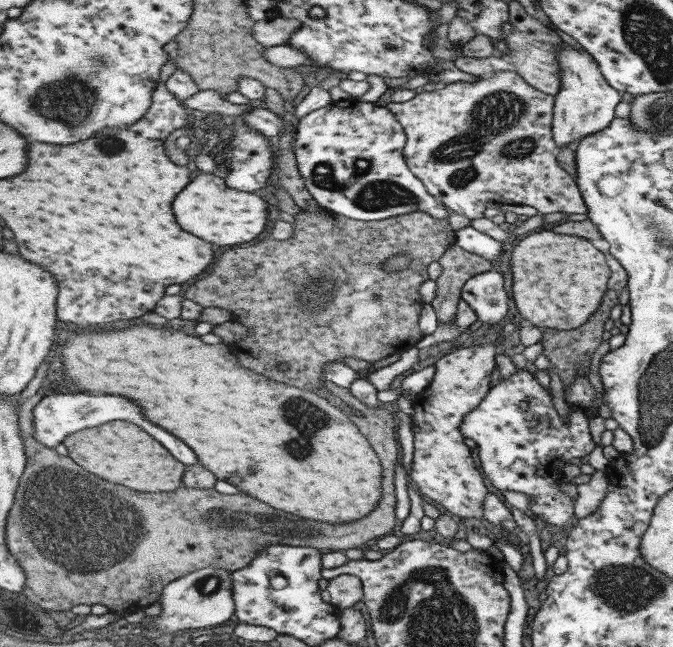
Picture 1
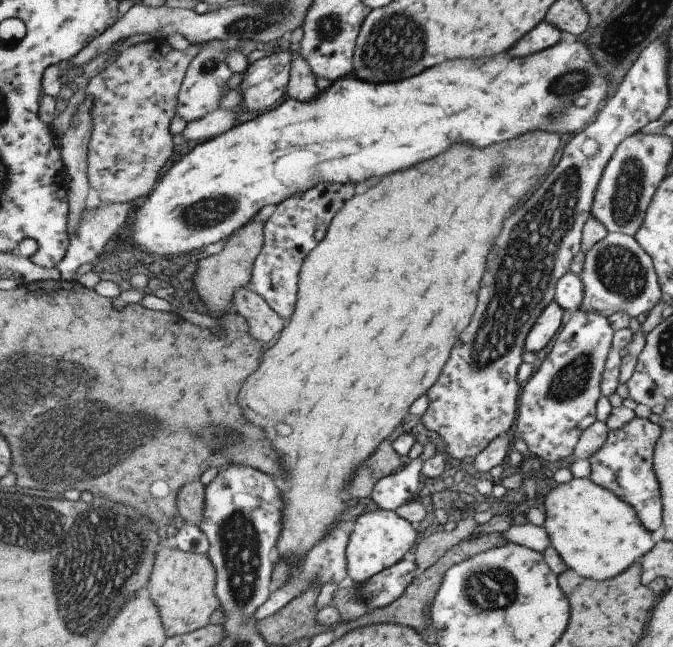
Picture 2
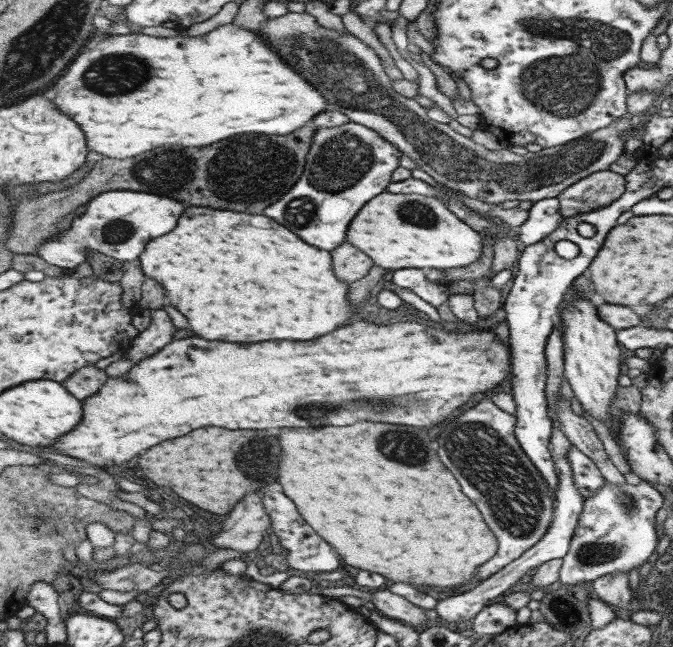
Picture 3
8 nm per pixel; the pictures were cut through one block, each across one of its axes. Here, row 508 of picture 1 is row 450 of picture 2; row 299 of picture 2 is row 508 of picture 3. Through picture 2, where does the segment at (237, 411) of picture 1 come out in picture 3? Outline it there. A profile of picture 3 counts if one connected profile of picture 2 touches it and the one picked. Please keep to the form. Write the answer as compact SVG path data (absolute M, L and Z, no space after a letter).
M357 422L355 426L327 426L327 428L285 428L281 432L283 444L283 464L279 472L279 482L283 484L283 492L295 500L303 518L329 542L337 548L337 552L345 558L347 564L363 570L375 570L393 582L405 584L421 584L421 586L459 586L469 582L479 568L489 562L499 552L499 540L495 532L483 520L479 508L461 492L461 484L451 474L451 470L439 460L437 448L439 442L431 438L429 432L413 428L413 426L393 426L393 424L377 424L377 422Z

